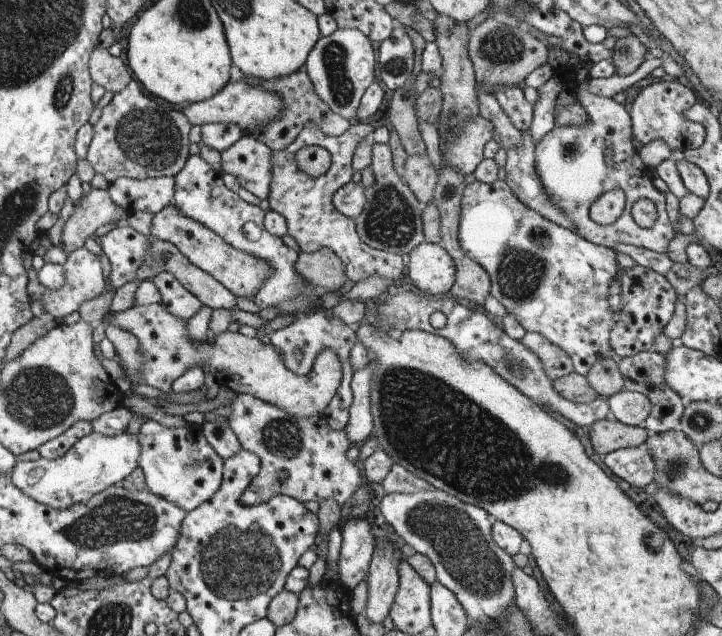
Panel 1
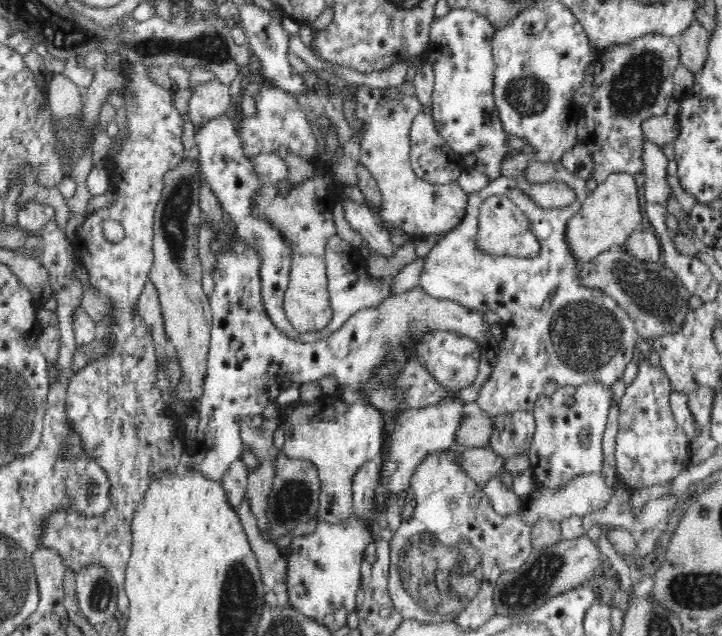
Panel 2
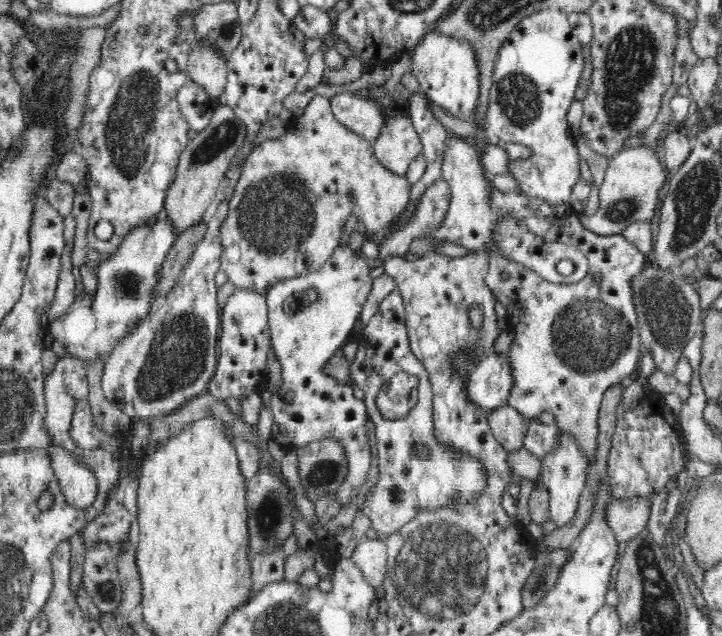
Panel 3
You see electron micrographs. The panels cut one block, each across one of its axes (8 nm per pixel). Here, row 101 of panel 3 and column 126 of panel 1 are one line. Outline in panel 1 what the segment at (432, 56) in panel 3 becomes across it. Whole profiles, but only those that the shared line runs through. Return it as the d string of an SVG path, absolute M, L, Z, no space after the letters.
M92 431L80 439L66 455L57 459L40 457L34 461L21 461L15 464L11 480L20 492L27 493L32 500L48 505L48 508L66 510L74 504L86 504L91 496L106 491L139 466L143 452L137 436L130 436L125 431L118 436L104 436Z

